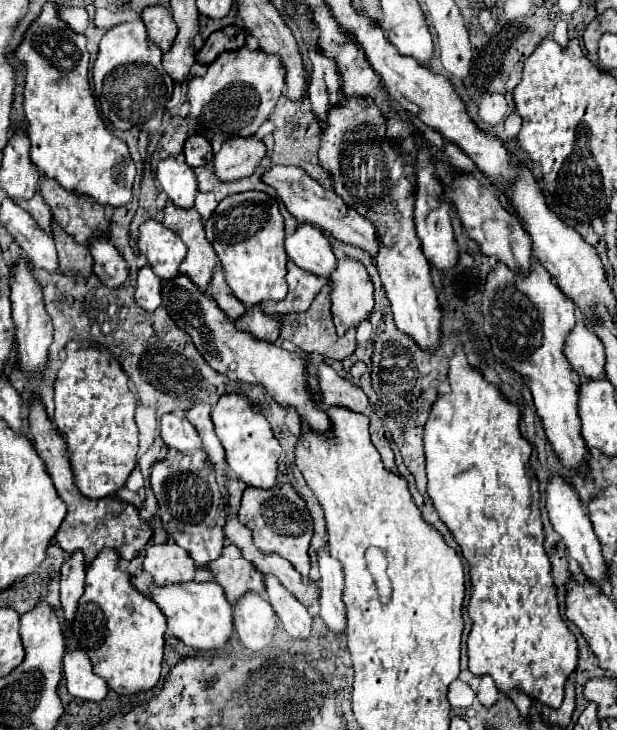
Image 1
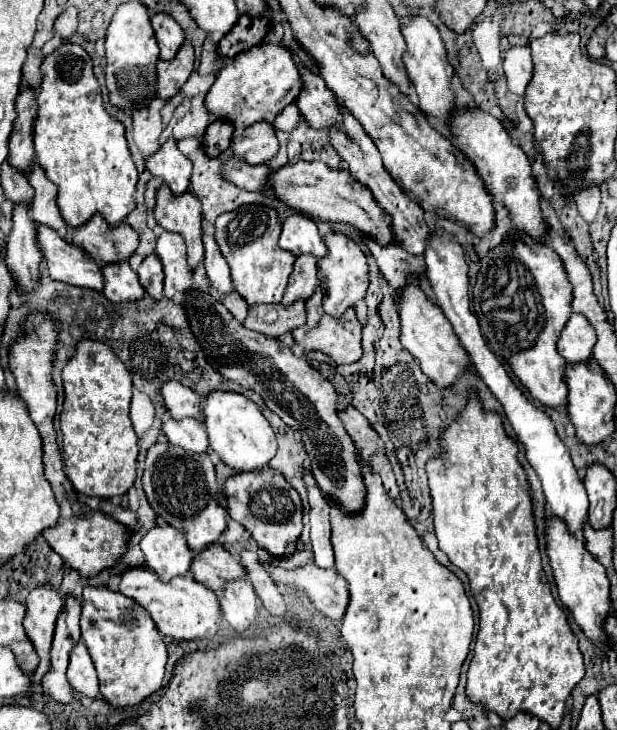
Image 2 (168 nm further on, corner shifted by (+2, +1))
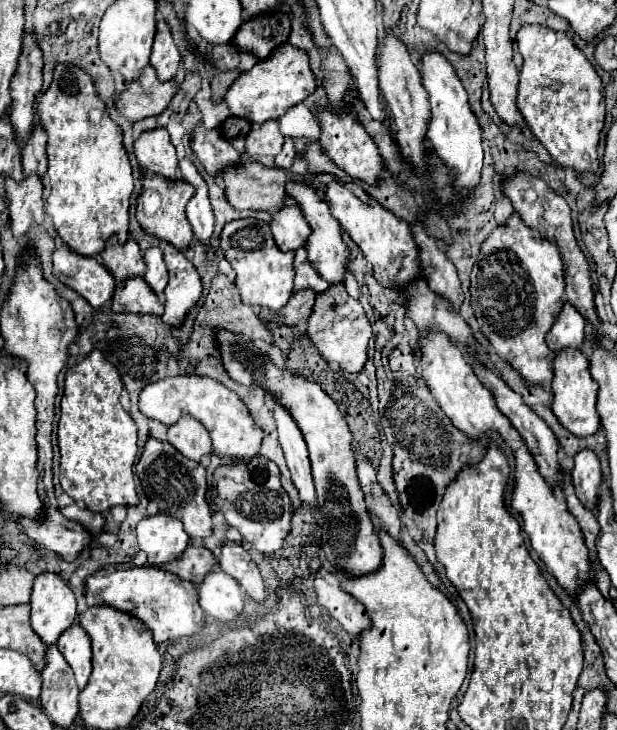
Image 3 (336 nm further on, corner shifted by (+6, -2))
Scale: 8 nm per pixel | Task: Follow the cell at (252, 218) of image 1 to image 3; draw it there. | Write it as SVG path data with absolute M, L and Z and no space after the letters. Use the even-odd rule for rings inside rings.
M234 220L224 226L220 246L228 262L236 270L236 288L244 304L270 310L280 310L282 306L286 306L286 302L294 294L294 252L278 250L268 224L258 226L258 222L252 220Z

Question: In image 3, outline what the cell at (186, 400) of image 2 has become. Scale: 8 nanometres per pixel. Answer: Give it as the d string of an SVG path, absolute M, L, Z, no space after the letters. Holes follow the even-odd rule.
M192 374L168 377L158 380L158 382L152 382L140 392L138 410L146 418L154 418L154 420L170 426L184 414L183 399L186 399L184 400L186 414L190 414L192 418L202 422L206 426L206 430L210 432L214 454L228 456L230 460L238 460L238 458L250 460L258 454L260 442L264 438L262 428L252 420L246 404L232 390L228 390L224 384L220 384L212 378Z

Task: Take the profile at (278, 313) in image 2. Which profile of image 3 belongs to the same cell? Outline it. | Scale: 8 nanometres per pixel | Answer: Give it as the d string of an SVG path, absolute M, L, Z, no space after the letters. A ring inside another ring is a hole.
M310 288L302 290L302 292L294 292L294 296L288 300L288 316L282 318L282 312L276 314L278 322L288 324L288 326L296 326L302 320L308 320L314 308L314 300L316 300L316 292L310 292Z

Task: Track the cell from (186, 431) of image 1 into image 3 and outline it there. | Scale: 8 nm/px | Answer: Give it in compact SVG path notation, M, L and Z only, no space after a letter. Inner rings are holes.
M182 416L168 428L168 442L186 458L200 460L210 454L210 436L206 428L192 416Z

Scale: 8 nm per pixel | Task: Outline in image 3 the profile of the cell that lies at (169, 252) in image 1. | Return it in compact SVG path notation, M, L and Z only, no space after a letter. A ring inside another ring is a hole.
M172 244L164 248L164 260L170 270L170 280L164 290L164 324L170 328L182 328L186 314L198 304L202 296L200 274L186 256Z

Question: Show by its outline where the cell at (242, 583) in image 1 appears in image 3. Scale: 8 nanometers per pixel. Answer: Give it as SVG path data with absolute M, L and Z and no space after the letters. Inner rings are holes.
M188 546L186 552L174 560L174 564L162 564L162 570L168 570L192 584L200 584L200 580L216 568L216 556L204 546Z

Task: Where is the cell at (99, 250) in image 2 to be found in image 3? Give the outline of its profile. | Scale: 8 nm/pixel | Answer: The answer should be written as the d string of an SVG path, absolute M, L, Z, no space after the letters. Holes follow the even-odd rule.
M112 236L100 256L118 284L126 282L128 278L142 276L146 272L142 250L138 250L138 244L134 240L128 240L126 244L118 244L118 238Z

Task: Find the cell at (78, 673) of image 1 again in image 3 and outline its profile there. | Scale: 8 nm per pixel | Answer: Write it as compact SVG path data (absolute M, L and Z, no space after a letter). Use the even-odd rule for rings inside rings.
M78 624L70 626L58 638L58 650L70 664L76 676L76 684L82 690L92 674L92 650L90 650L90 636Z

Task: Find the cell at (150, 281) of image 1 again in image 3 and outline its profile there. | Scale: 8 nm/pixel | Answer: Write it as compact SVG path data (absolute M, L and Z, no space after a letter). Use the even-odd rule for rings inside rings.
M152 246L144 252L144 260L146 260L146 274L144 274L144 280L148 282L148 286L156 292L156 294L162 294L164 288L166 288L166 280L168 280L168 268L164 264L164 258L162 258L162 250L158 246Z

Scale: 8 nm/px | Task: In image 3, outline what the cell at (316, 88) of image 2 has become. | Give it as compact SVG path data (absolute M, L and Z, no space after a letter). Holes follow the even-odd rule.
M318 110L318 114L320 114L320 130L322 130L320 146L324 148L324 152L352 178L362 180L370 186L378 186L378 180L382 178L382 172L386 170L386 166L382 156L378 154L378 146L374 144L370 134L364 130L364 126L358 124L352 114L336 116L330 110Z

